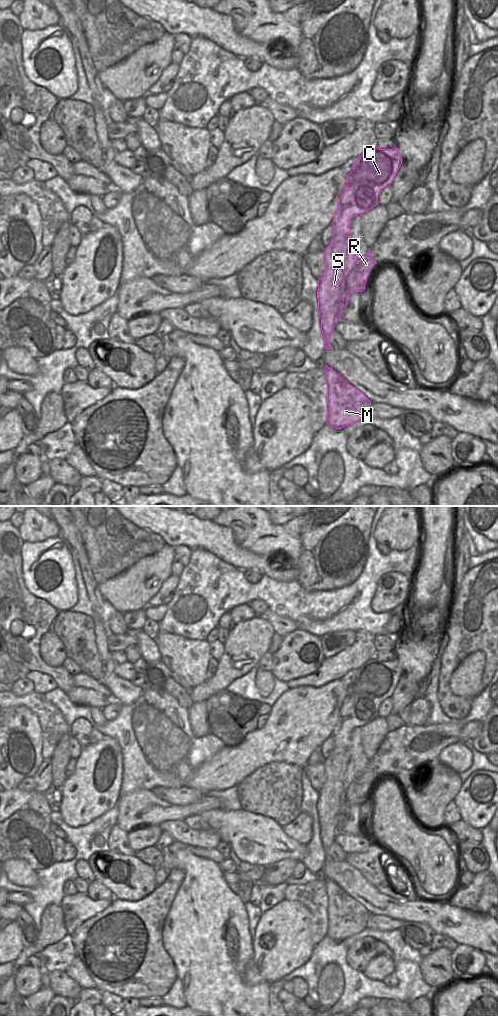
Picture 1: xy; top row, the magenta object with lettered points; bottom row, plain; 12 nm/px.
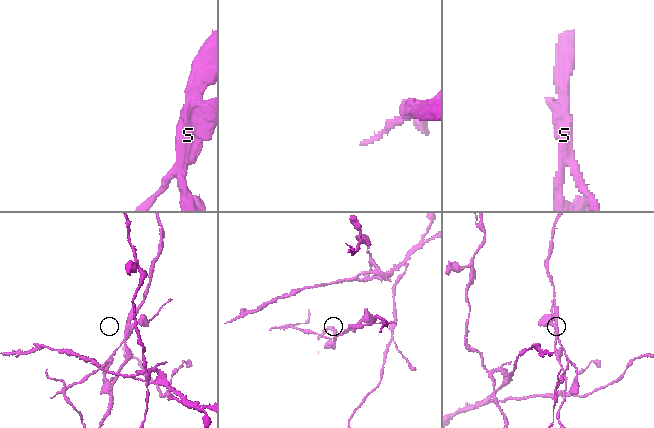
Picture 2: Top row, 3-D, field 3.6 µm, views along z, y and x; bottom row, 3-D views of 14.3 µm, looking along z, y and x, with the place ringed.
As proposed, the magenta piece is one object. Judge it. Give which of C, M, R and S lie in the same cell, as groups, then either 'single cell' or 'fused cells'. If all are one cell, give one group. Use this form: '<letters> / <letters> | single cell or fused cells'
C M S / R | fused cells

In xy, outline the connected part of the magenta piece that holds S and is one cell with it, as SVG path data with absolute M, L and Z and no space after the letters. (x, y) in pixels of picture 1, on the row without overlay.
M371 657L357 669L355 679L347 687L331 735L334 740L333 750L323 764L326 781L318 792L318 821L325 861L333 861L330 847L339 830L343 784L350 762L351 732L378 717L380 704L392 696L401 676L401 666L396 658L392 661L379 661Z

